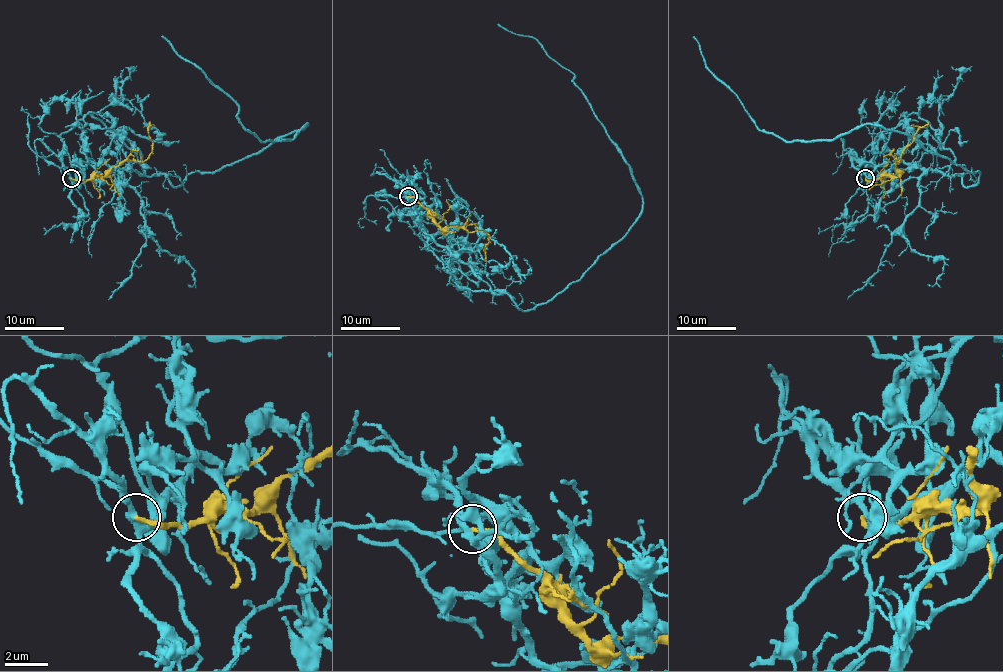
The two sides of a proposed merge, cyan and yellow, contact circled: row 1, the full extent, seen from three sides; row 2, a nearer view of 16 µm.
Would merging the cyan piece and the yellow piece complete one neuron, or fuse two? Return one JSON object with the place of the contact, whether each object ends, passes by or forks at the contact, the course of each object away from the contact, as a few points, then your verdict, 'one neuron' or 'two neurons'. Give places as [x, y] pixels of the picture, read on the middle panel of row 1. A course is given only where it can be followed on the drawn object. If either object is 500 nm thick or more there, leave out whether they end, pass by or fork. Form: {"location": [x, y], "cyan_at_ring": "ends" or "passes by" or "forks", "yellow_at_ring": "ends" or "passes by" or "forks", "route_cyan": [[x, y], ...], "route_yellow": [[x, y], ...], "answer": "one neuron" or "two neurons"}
{"location": [408, 196], "cyan_at_ring": "forks", "yellow_at_ring": "ends", "route_cyan": [[408, 197], [426, 233], [527, 310], [579, 278], [639, 215], [631, 169], [573, 75], [533, 38], [498, 25]], "route_yellow": [[408, 196], [414, 197], [441, 227], [481, 230], [489, 237], [484, 246], [484, 260]], "answer": "two neurons"}

